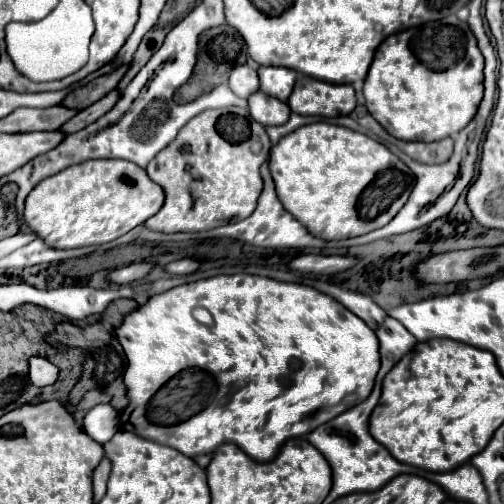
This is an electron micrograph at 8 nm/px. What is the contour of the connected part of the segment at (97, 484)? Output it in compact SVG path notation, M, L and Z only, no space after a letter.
M105 456L93 472L93 502L99 502L101 496L105 494L109 472L111 472L111 460Z

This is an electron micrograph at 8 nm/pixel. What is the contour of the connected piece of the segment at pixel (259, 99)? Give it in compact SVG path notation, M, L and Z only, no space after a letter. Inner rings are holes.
M255 92L247 100L249 100L251 116L263 126L285 124L285 120L291 114L291 110L285 102L281 102L277 98L271 98L271 96L265 96L263 92Z

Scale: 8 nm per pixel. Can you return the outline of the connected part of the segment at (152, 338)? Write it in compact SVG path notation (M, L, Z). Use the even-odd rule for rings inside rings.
M235 274L235 276L213 276L207 280L197 280L191 284L183 284L177 288L171 288L163 294L157 294L149 298L149 302L135 312L127 314L123 324L117 328L117 338L127 354L127 372L125 372L125 386L129 394L129 406L119 414L121 430L133 430L137 436L145 440L153 440L163 446L171 446L179 450L181 454L195 458L199 454L211 454L219 444L233 442L237 444L245 454L249 454L253 460L273 460L281 448L281 444L295 436L305 436L319 428L321 424L327 424L335 416L343 414L345 410L357 406L363 402L375 384L375 376L381 368L381 354L379 354L379 340L373 330L359 318L353 316L343 304L333 300L331 296L325 296L323 292L317 292L311 286L293 284L293 282L277 282L271 278L261 276L249 276L249 274ZM293 358L303 360L303 368L299 372L293 372L289 368L289 362Z

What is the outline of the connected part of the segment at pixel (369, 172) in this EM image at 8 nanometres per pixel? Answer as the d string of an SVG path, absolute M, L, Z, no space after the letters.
M327 122L301 126L283 136L271 148L269 172L285 210L295 216L295 220L305 224L313 236L319 234L323 240L353 238L385 226L407 202L415 180L413 172L377 140L343 126L331 126Z

